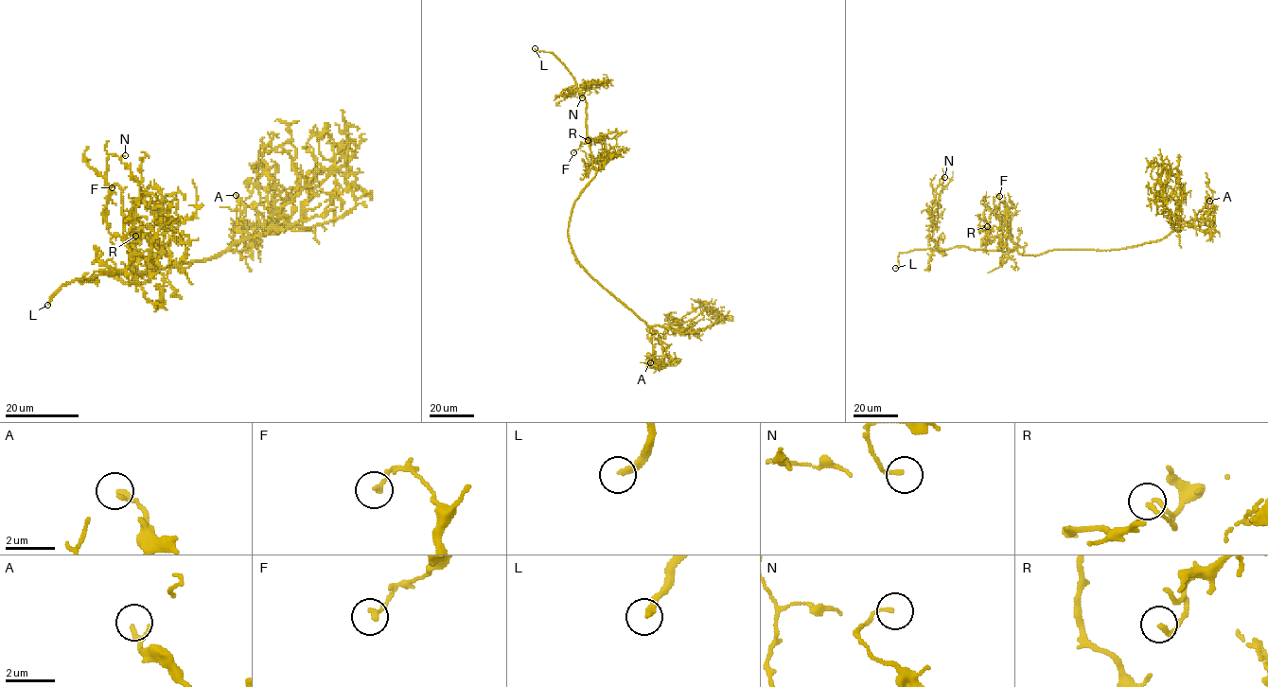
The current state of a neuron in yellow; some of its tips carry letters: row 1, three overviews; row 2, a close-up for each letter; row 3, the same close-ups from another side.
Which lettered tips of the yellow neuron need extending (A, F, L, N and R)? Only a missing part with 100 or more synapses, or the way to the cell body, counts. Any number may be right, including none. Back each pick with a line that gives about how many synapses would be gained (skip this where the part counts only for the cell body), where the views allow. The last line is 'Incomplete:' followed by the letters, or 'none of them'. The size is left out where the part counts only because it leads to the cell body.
Incomplete: L

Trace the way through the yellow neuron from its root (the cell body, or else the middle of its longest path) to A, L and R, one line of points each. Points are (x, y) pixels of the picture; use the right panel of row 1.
A: (1089, 250), (1124, 249), (1156, 241), (1178, 226), (1194, 227), (1206, 232), (1216, 208), (1209, 201)
L: (1089, 250), (1056, 249), (1024, 255), (1016, 247), (1006, 251), (967, 247), (914, 249), (899, 254), (895, 268)
R: (1089, 250), (1056, 249), (1024, 255), (1018, 251), (1007, 223), (986, 208), (987, 226)

